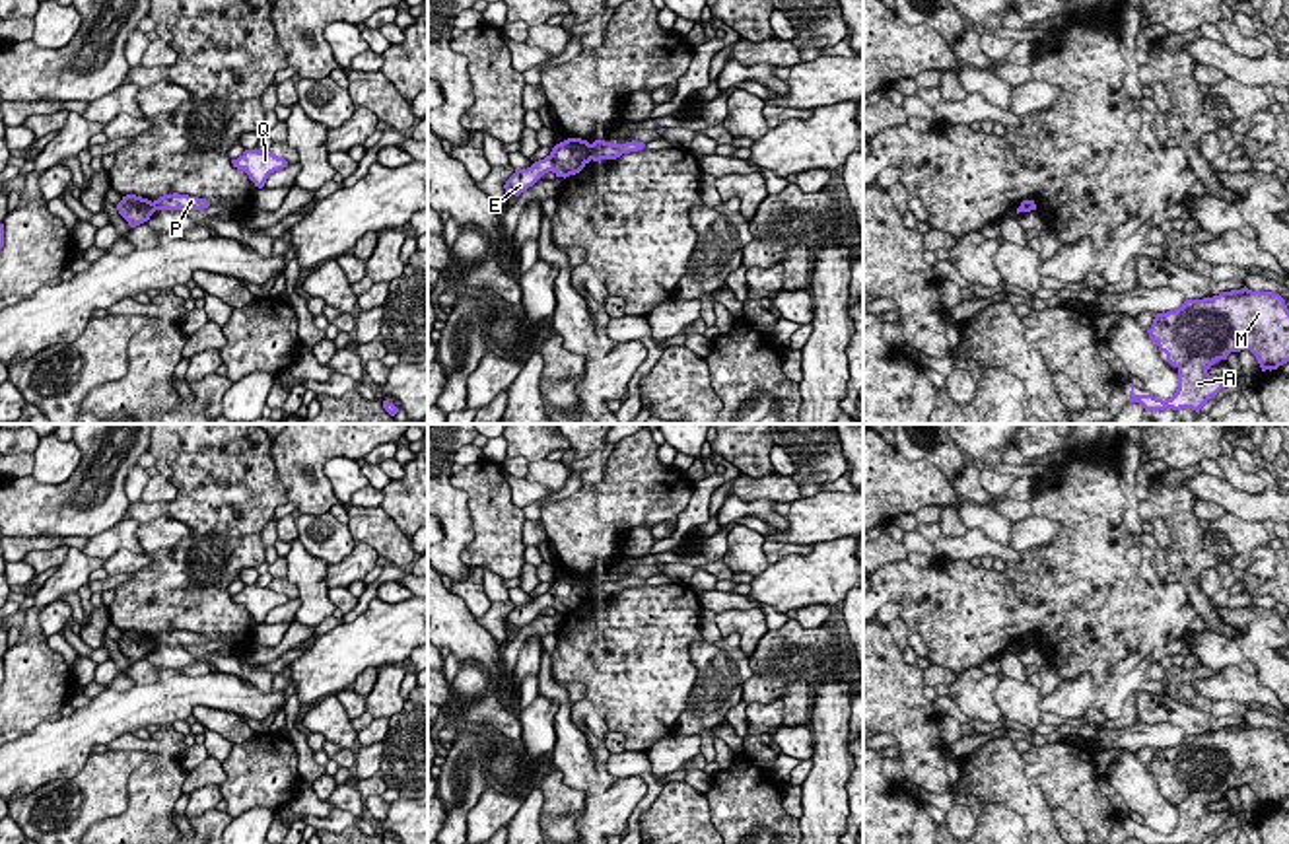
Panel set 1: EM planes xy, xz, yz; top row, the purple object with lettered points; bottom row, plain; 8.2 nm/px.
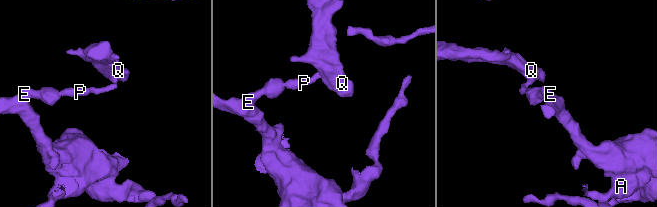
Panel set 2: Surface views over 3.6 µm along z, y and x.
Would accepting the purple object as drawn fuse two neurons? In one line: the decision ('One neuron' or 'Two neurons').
Two neurons

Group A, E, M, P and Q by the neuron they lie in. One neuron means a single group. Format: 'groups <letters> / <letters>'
groups A E M / P Q

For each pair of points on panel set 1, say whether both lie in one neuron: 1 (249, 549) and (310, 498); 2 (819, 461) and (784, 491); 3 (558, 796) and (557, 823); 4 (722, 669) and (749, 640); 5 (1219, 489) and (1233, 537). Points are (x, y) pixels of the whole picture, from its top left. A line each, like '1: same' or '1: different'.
1: different
2: different
3: same
4: different
5: different

